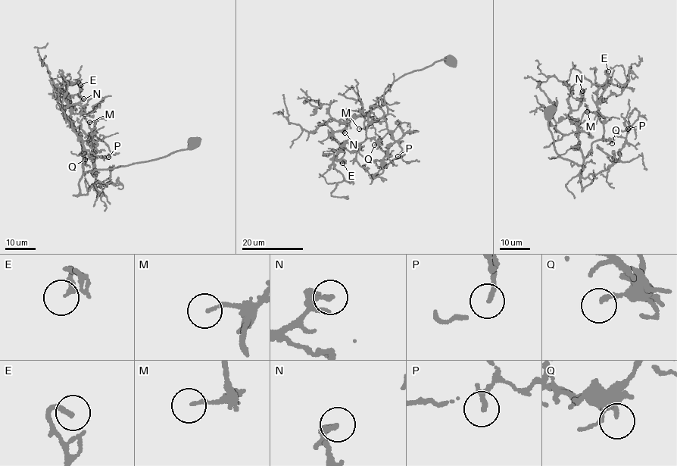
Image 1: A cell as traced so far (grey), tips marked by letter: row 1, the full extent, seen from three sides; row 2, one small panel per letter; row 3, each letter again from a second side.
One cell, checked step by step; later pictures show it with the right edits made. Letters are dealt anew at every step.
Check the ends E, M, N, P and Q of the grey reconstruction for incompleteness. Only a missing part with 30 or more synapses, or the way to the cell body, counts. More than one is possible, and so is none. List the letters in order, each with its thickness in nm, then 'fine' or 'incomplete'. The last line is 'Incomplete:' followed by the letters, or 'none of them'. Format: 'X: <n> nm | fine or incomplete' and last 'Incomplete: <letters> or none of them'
E: 200 nm | fine
M: 140 nm | fine
N: 260 nm | fine
P: 140 nm | fine
Q: 180 nm | fine
Incomplete: none of them

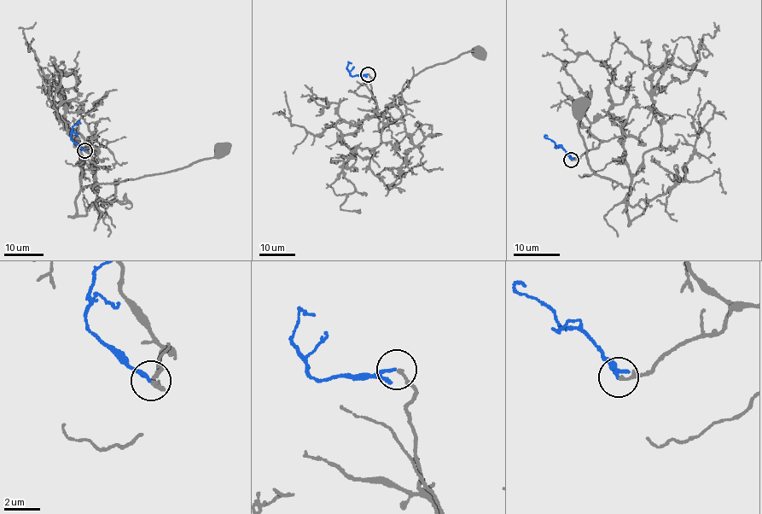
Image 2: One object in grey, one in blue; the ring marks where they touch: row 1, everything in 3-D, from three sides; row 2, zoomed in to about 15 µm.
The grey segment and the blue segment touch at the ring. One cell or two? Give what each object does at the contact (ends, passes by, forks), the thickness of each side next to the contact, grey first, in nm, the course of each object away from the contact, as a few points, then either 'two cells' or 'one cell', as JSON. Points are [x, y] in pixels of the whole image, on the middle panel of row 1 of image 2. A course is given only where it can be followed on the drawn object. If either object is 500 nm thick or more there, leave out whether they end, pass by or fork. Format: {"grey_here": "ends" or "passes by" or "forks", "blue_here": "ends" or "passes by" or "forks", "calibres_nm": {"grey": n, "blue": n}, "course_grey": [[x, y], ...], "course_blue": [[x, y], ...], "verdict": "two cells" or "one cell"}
{"grey_here": "ends", "blue_here": "passes by", "calibres_nm": {"grey": 200, "blue": 120}, "course_grey": [[368, 73], [376, 105], [376, 116], [373, 116], [386, 112], [388, 104], [421, 72], [465, 53], [477, 52]], "course_blue": [[367, 73], [351, 75], [346, 68], [348, 62], [351, 63]], "verdict": "one cell"}

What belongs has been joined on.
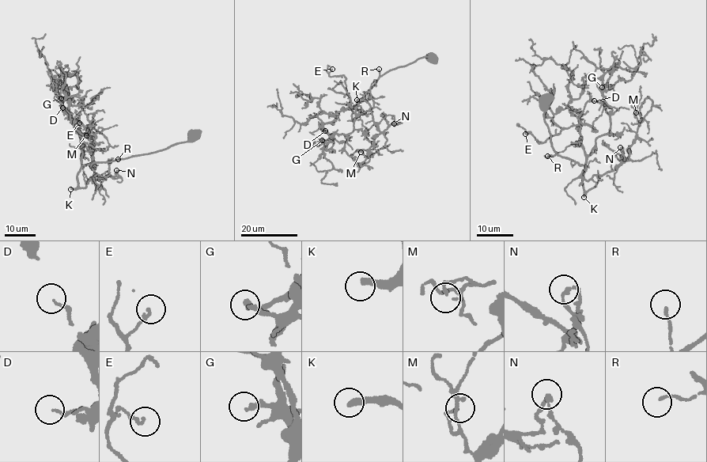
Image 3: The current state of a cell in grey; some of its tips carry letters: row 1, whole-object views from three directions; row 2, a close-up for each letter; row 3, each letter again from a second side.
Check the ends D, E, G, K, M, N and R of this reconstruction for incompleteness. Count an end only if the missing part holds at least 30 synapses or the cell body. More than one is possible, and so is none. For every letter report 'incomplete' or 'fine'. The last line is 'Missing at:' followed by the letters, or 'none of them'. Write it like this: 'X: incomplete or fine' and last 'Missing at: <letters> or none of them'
D: fine
E: fine
G: fine
K: incomplete
M: fine
N: fine
R: fine
Missing at: K

